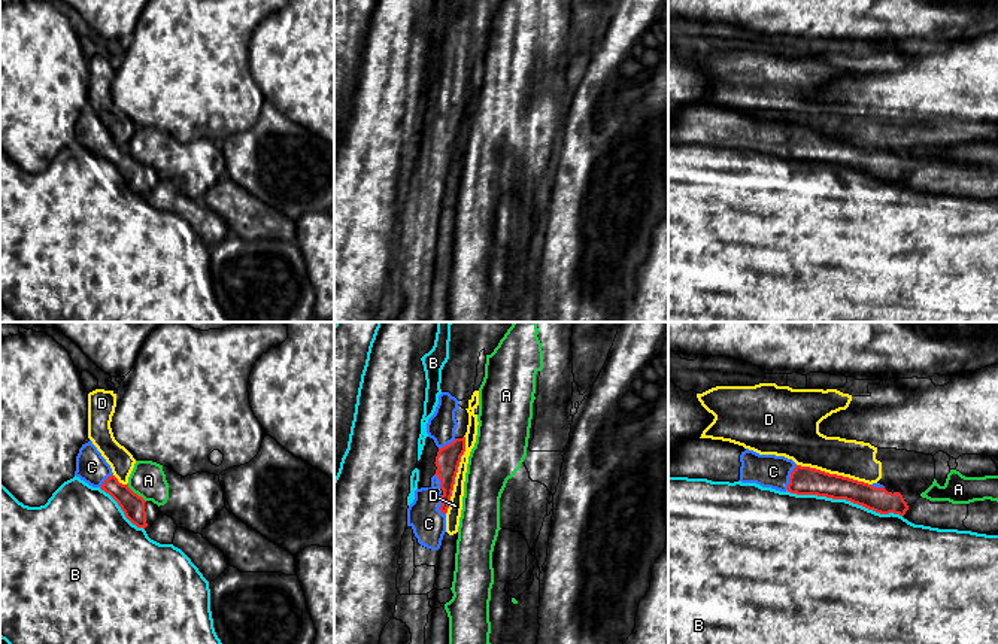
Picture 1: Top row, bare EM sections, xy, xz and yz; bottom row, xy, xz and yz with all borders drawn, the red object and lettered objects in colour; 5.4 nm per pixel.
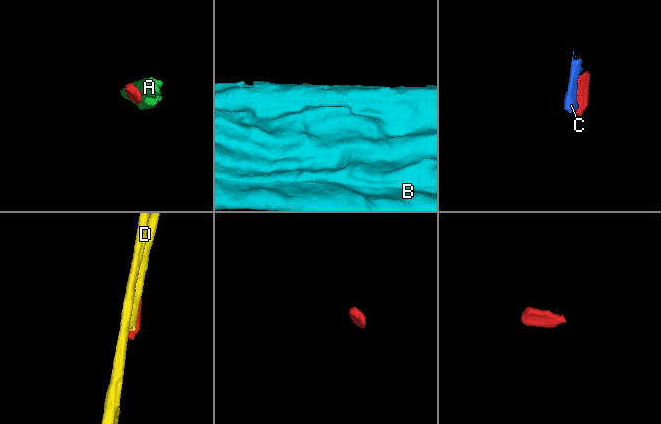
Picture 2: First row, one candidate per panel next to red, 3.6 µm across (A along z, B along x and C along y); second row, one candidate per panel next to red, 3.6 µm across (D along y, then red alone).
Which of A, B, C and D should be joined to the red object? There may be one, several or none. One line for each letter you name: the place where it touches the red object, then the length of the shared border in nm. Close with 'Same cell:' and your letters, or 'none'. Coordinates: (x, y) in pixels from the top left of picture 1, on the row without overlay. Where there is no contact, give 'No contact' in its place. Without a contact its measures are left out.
C: Touches red at yz (789, 143). Shared border 150 nm
Same cell: C

